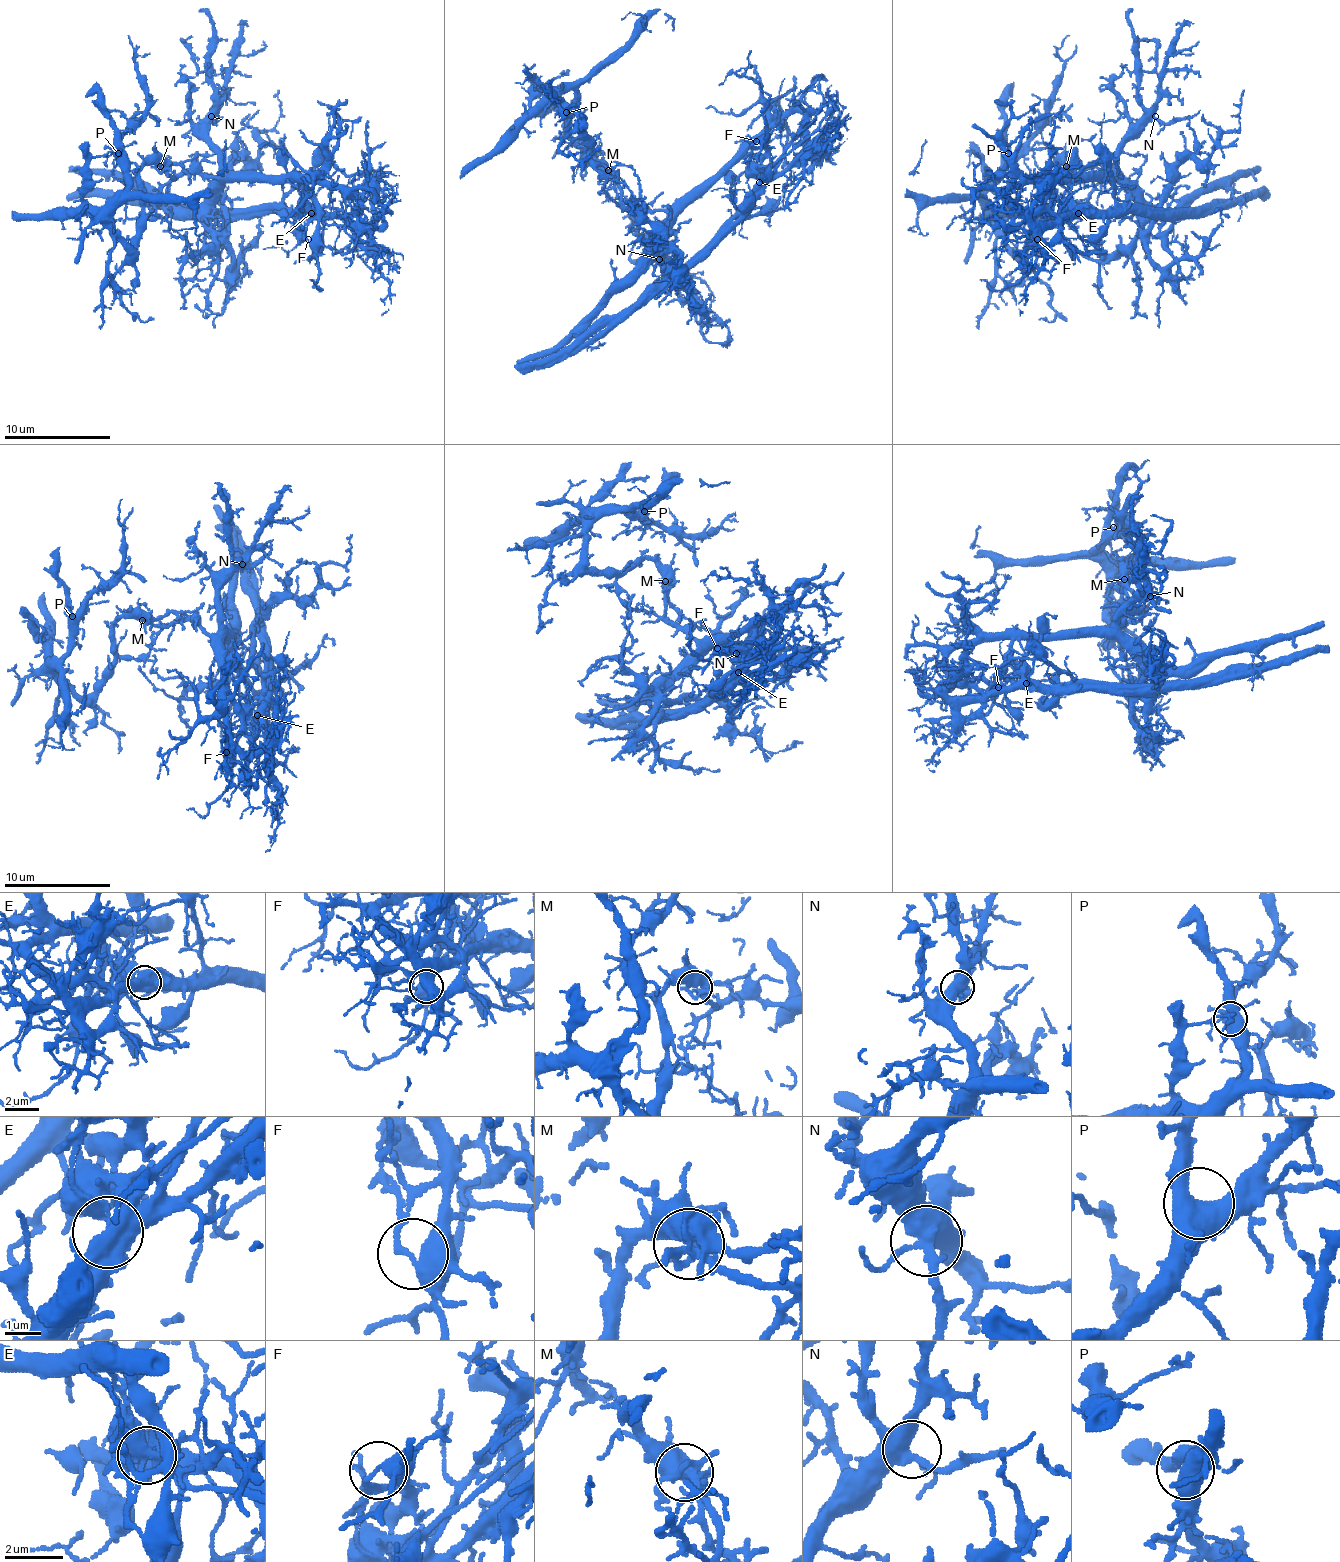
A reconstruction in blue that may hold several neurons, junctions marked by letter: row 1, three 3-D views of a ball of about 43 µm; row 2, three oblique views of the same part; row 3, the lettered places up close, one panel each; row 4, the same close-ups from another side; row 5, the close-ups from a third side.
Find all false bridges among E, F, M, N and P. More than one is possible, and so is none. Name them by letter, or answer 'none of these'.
E, F, M

